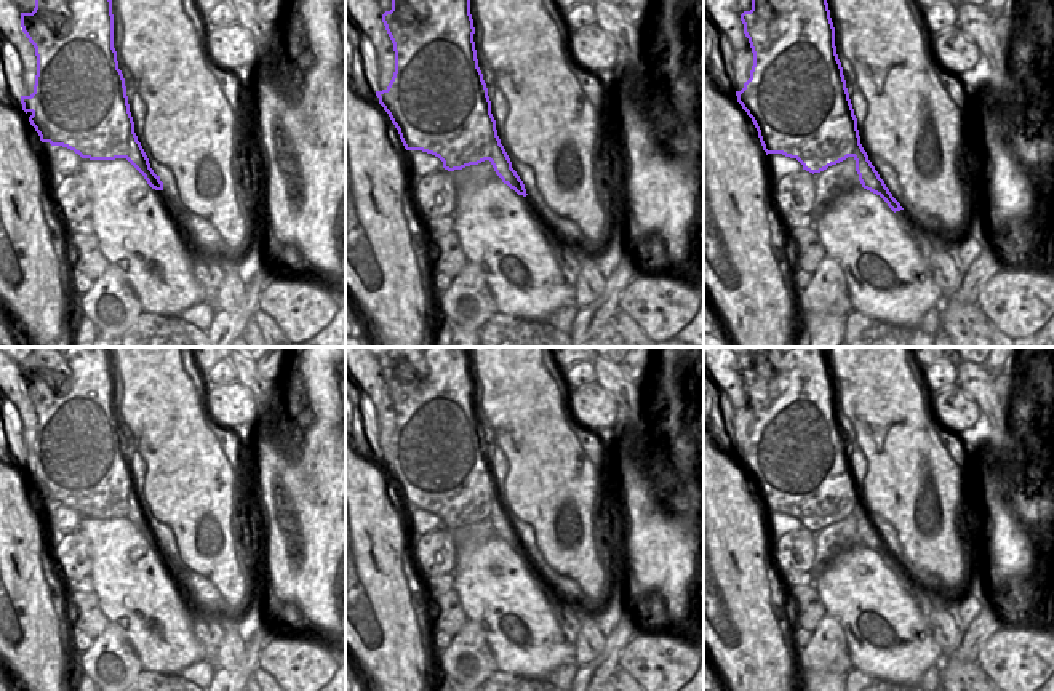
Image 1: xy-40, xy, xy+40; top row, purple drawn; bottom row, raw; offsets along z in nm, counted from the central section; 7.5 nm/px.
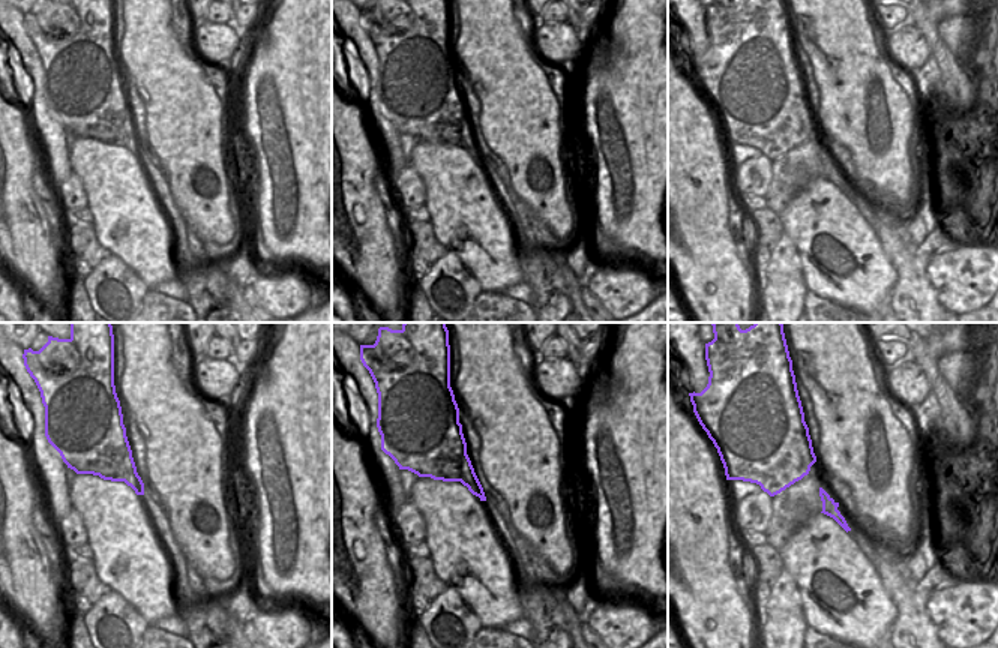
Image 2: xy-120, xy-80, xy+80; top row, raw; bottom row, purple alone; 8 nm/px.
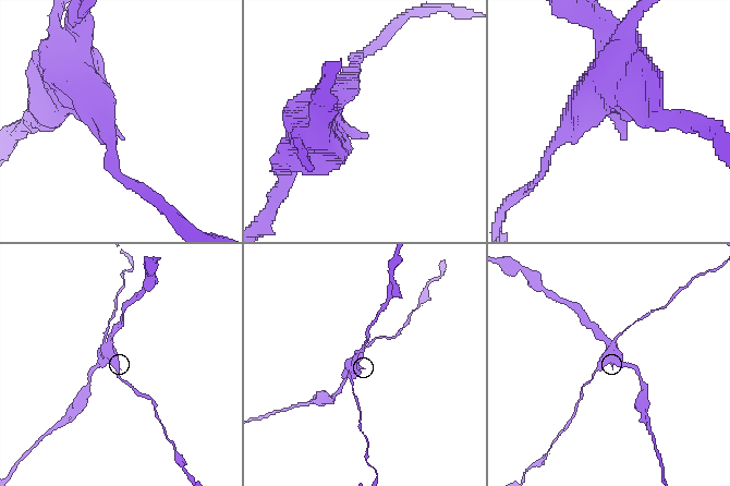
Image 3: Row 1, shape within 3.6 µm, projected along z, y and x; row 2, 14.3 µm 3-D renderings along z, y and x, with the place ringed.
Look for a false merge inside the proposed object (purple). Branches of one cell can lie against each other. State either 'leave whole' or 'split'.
split

